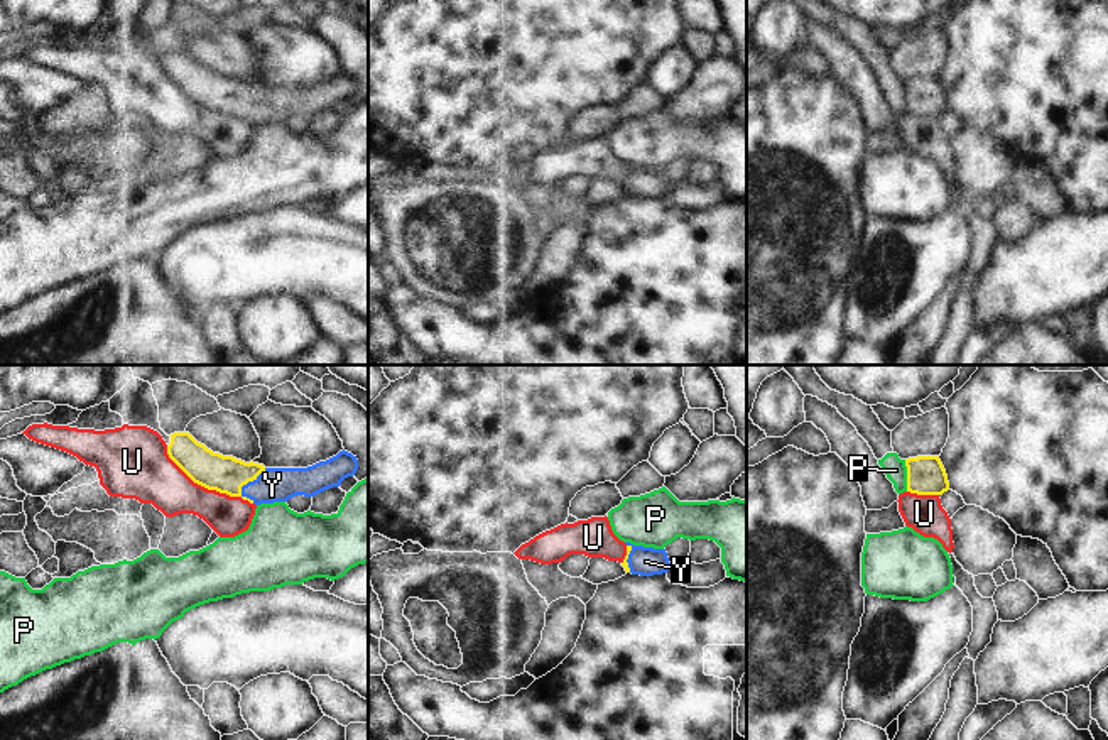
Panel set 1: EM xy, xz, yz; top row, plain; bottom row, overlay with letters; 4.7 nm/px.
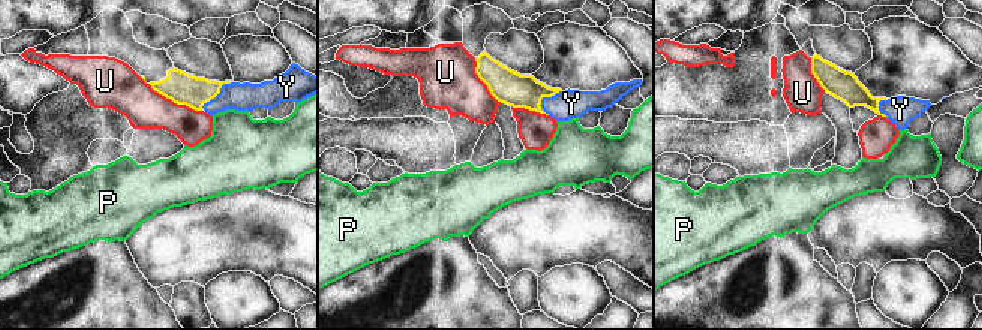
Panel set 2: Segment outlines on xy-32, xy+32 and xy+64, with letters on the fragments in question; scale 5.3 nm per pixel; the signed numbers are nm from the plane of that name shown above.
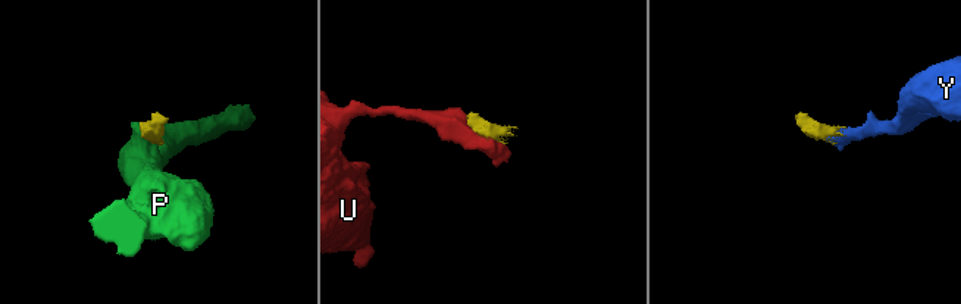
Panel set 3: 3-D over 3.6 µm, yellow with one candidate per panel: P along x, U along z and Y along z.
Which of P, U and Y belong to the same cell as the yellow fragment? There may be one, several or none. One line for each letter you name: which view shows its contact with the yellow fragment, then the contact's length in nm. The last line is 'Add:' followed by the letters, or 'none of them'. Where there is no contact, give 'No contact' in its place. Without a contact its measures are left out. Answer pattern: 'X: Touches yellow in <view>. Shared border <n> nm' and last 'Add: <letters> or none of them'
Y: Touches yellow in xy. Shared border 180 nm
Add: Y.

